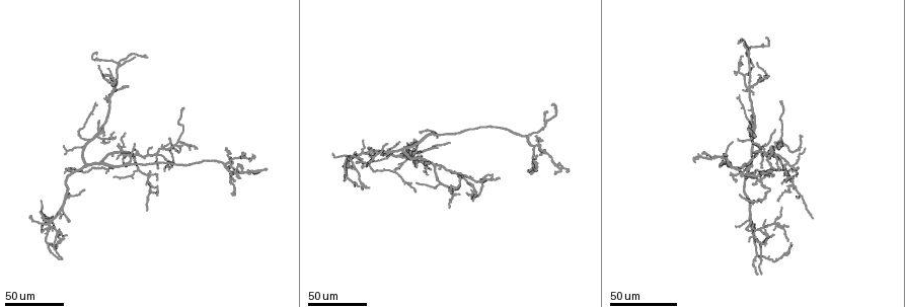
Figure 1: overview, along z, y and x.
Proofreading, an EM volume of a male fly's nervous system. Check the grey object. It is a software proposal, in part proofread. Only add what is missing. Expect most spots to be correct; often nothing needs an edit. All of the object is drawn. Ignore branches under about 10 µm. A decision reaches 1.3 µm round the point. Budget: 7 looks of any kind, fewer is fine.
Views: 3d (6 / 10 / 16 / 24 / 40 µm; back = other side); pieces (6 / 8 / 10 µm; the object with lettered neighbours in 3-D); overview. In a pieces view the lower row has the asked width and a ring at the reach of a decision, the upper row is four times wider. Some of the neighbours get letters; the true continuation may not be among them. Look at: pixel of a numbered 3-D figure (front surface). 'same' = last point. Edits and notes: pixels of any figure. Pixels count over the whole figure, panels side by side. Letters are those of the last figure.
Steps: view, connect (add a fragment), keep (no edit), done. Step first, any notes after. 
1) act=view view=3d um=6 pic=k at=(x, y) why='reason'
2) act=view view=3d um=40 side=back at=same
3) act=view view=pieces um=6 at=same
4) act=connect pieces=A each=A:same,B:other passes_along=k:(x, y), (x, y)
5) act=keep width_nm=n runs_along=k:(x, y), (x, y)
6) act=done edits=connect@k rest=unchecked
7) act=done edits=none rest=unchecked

act=view view=3d um=24 pic=1 at=(762, 274) why='an open end'

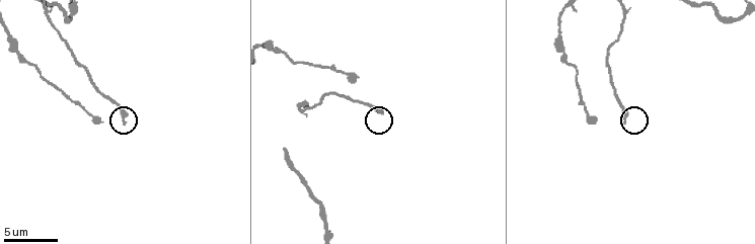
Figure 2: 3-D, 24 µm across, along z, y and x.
act=view view=pieces um=6 pic=2 at=(124, 120)

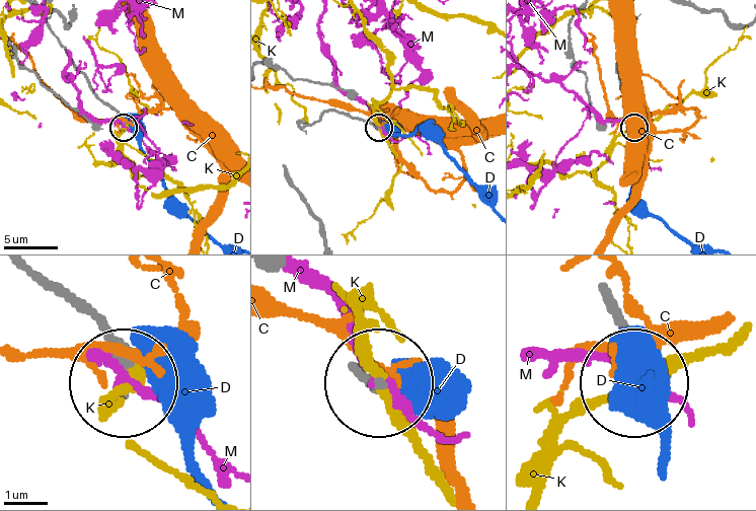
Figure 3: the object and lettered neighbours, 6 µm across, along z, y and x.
act=keep each=C:other,D:other,K:other,M:other found='none of them fits'

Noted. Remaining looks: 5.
act=view view=3d um=24 pic=1 at=(184, 109) why='end of a long branch'

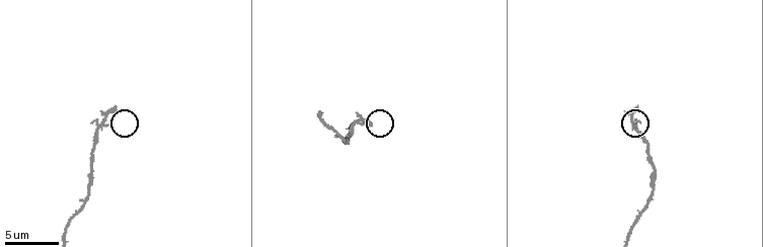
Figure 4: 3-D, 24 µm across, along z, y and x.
act=view view=pieces um=10 pic=4 at=(115, 109)

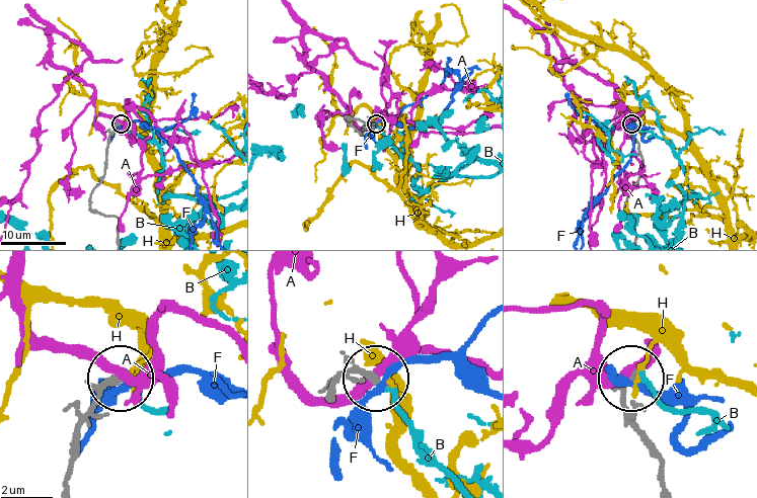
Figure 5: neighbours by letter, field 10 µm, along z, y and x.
act=keep each=A:other,B:other,F:other,H:other runs_along=5:(67, 484), (78, 419), (118, 382) found='none of them fits'

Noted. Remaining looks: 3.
act=view view=3d um=24 pic=1 at=(134, 143) why='free end'

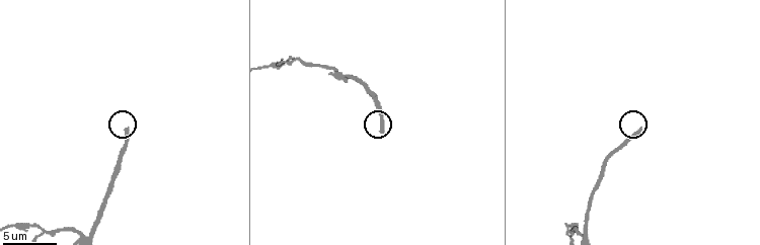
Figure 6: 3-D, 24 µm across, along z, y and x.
act=view view=pieces um=8 pic=6 at=(641, 129)

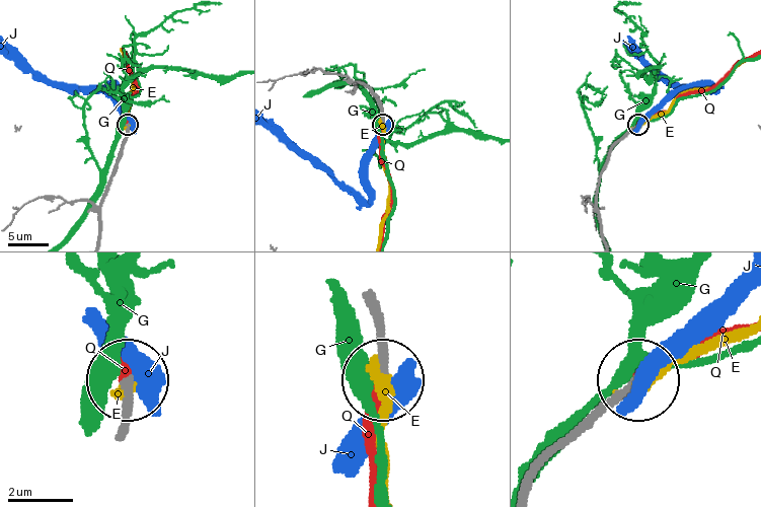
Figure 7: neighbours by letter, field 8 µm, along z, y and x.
act=connect pieces=Q width_nm=220 each=E:other,G:other,J:other,Q:same passes_along=7:(377, 101), (380, 160), (390, 185), (382, 234) found='it goes on there'

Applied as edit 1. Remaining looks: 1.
act=done edits=connect@7 rest=unchecked

